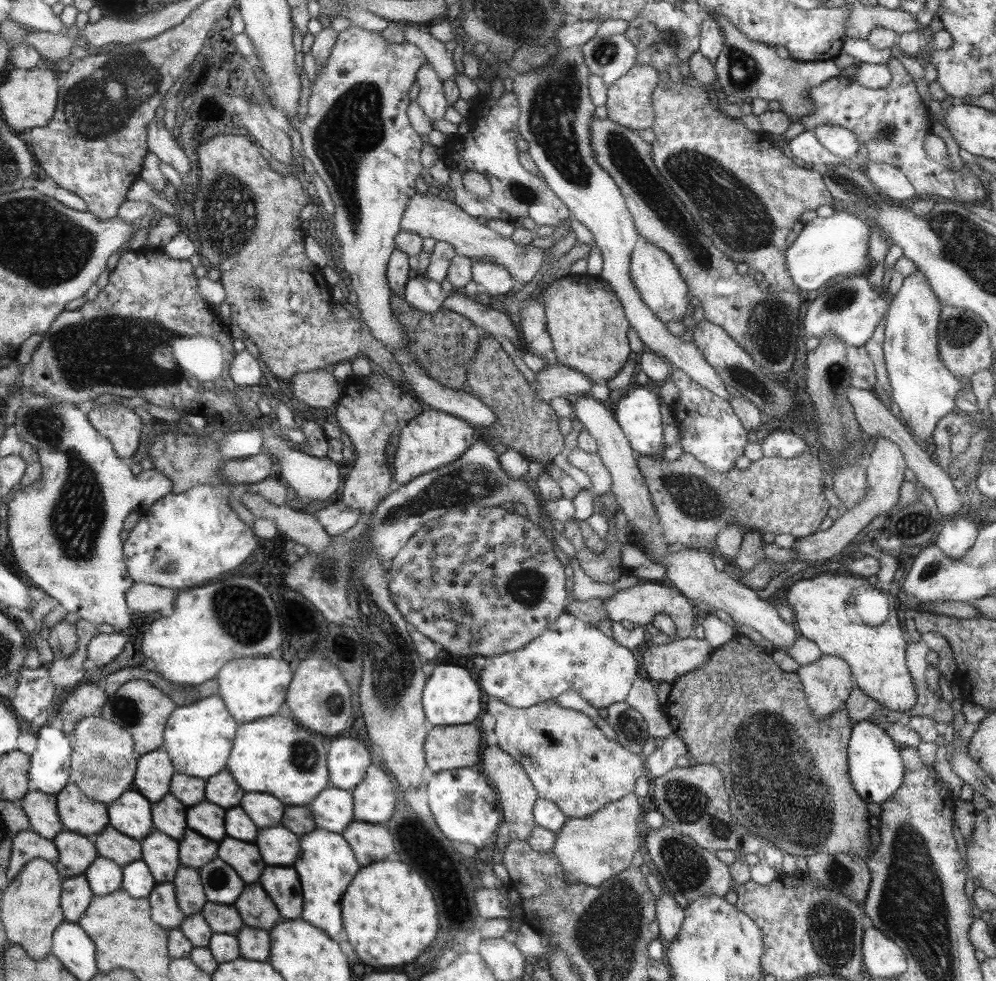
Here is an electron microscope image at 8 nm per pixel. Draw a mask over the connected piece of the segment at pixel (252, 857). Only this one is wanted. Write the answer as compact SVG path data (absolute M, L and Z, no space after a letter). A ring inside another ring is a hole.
M225 838L218 845L216 858L225 861L225 864L233 864L233 868L241 872L241 880L246 885L258 882L267 865L254 844Z

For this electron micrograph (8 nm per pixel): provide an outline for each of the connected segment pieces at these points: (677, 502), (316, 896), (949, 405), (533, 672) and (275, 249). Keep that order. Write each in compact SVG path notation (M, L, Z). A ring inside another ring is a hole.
M804 450L797 457L761 457L745 469L733 466L726 473L707 468L696 457L681 453L674 461L655 461L635 454L636 463L648 485L665 542L684 544L687 549L714 552L720 528L735 523L741 530L791 534L794 539L812 535L827 512L823 500L823 474L819 460Z
M315 828L312 832L301 836L301 854L291 866L297 868L300 887L303 889L305 902L305 916L301 920L309 920L309 924L317 924L317 928L325 928L329 936L339 934L341 928L341 894L353 880L355 872L359 870L353 851L347 845L341 834L328 832L328 829Z
M914 271L904 278L902 287L893 296L893 304L889 304L882 325L883 360L893 402L901 411L903 426L926 450L931 444L935 422L955 408L953 396L962 387L940 360L937 325L940 324L941 306L927 277L921 271Z
M561 613L555 623L548 624L536 639L523 648L493 658L491 656L485 658L485 668L481 670L481 676L478 674L478 683L487 695L487 702L497 699L515 708L529 708L546 700L555 699L565 691L573 690L597 709L624 701L636 676L638 676L637 662L628 648L615 644L605 634L601 634L597 627L589 623L585 624L580 618Z
M213 136L196 146L196 154L199 182L193 192L191 208L199 236L199 254L209 262L209 266L219 270L218 281L223 286L224 303L229 305L231 311L229 318L255 344L259 351L258 359L273 375L273 381L279 385L287 384L294 375L324 369L328 365L335 366L354 356L371 360L383 370L385 376L402 386L407 384L406 376L393 360L393 354L381 341L371 336L368 326L361 322L349 299L341 303L345 303L352 316L345 320L333 318L331 304L335 303L330 296L330 287L321 269L303 254L299 210L313 198L307 198L303 190L297 188L297 178L283 180L283 176L275 174L246 136Z

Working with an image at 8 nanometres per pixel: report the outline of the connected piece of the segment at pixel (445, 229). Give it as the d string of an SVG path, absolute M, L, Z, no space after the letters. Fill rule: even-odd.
M430 193L412 196L405 207L404 216L400 220L400 230L405 230L421 238L433 238L450 244L457 255L466 256L471 260L491 258L495 264L502 266L515 282L527 284L531 282L539 267L546 262L546 249L532 246L531 243L520 245L510 237L503 238L498 232L487 225L477 222L476 217L469 216L464 210L447 200L439 199Z

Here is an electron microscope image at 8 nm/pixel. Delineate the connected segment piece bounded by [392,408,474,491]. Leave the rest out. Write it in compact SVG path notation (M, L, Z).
M425 408L419 416L411 419L401 433L398 434L396 453L393 456L393 479L392 490L408 483L410 480L435 471L444 464L452 463L463 454L473 441L473 430L466 422L461 422L460 417L451 416L431 408Z

